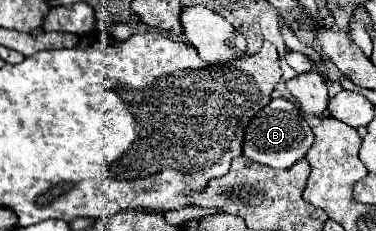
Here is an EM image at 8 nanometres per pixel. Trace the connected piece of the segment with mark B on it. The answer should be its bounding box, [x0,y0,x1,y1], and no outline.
[243,99,313,169]

